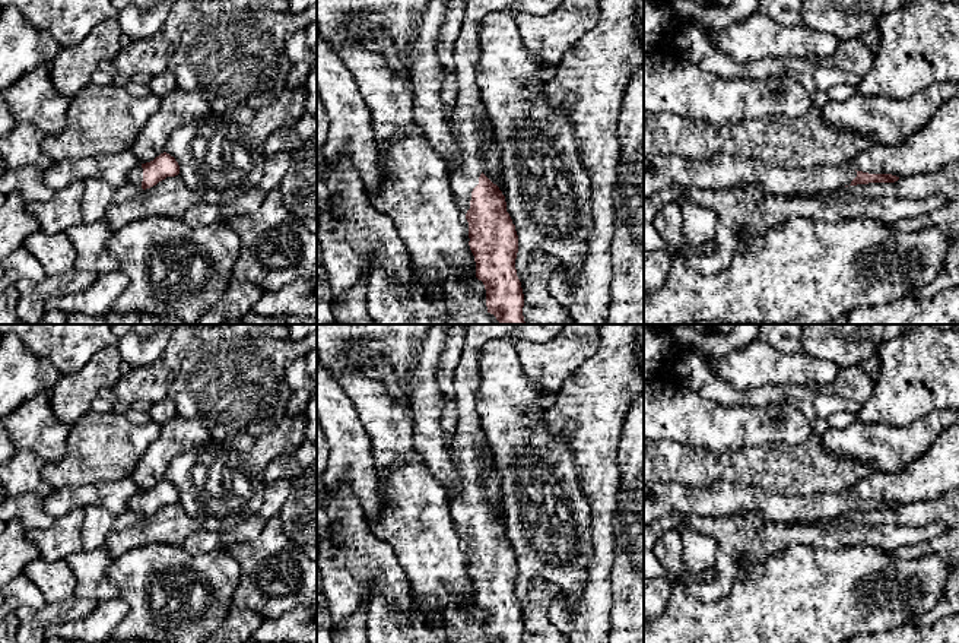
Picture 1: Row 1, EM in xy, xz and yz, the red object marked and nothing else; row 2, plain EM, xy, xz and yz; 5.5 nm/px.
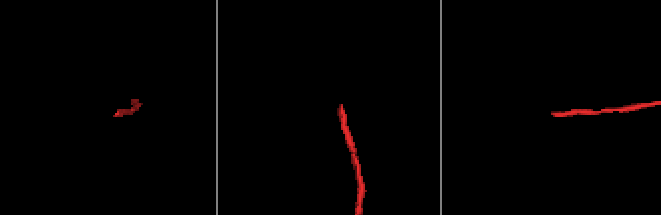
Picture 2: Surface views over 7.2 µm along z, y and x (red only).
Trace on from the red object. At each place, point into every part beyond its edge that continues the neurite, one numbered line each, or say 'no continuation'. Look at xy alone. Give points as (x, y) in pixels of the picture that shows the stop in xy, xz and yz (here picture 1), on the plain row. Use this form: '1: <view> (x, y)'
1: xy (136, 501)

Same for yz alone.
1: yz (720, 499)

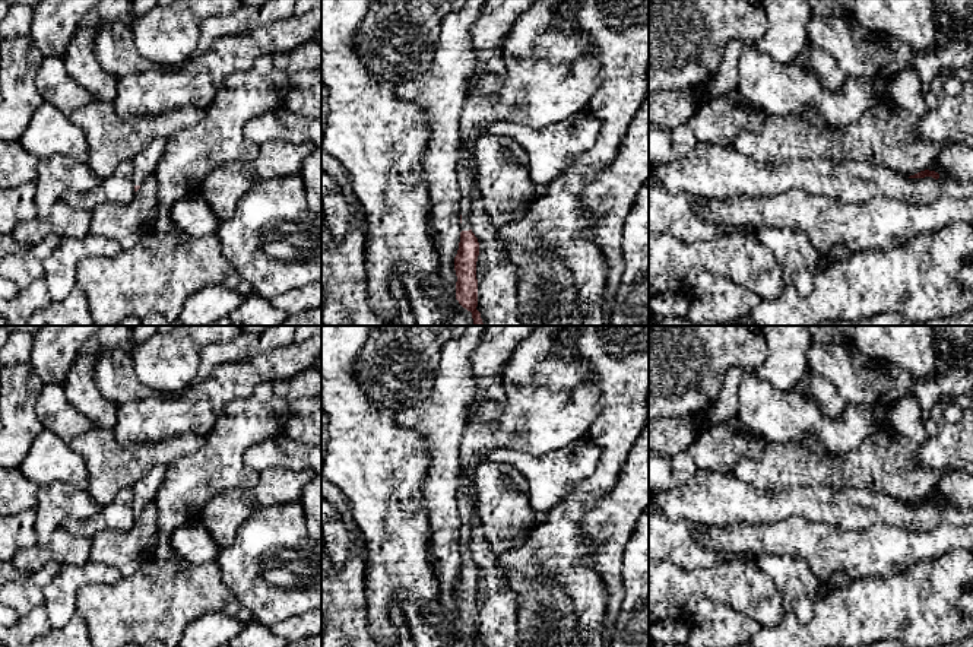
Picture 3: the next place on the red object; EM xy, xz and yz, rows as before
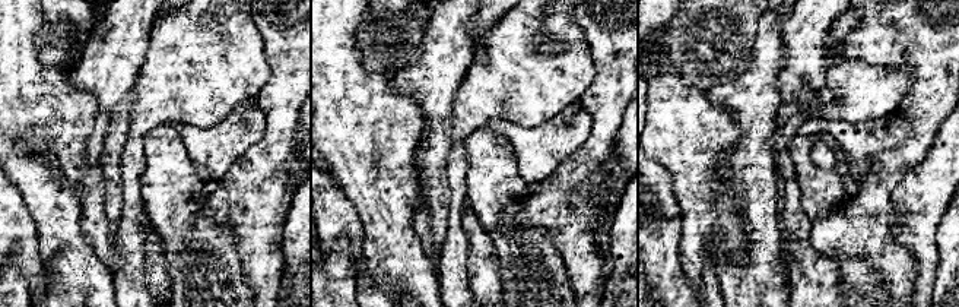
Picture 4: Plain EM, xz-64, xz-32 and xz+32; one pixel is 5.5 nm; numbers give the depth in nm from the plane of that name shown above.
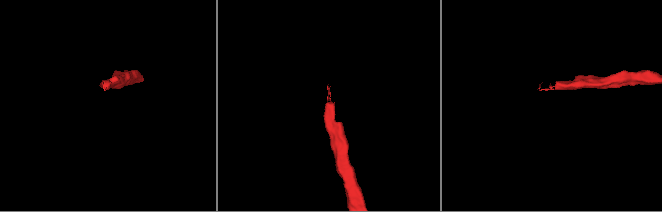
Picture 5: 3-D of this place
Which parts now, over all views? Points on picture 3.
1: xz (466, 497)

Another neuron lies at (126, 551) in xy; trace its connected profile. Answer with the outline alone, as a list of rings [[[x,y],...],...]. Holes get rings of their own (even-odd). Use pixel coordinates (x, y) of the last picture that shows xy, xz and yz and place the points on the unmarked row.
[[[148,502],[130,530],[105,529],[91,539],[91,561],[114,567],[123,578],[133,577],[158,546],[156,504]]]

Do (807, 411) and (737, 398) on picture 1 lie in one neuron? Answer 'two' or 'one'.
one

